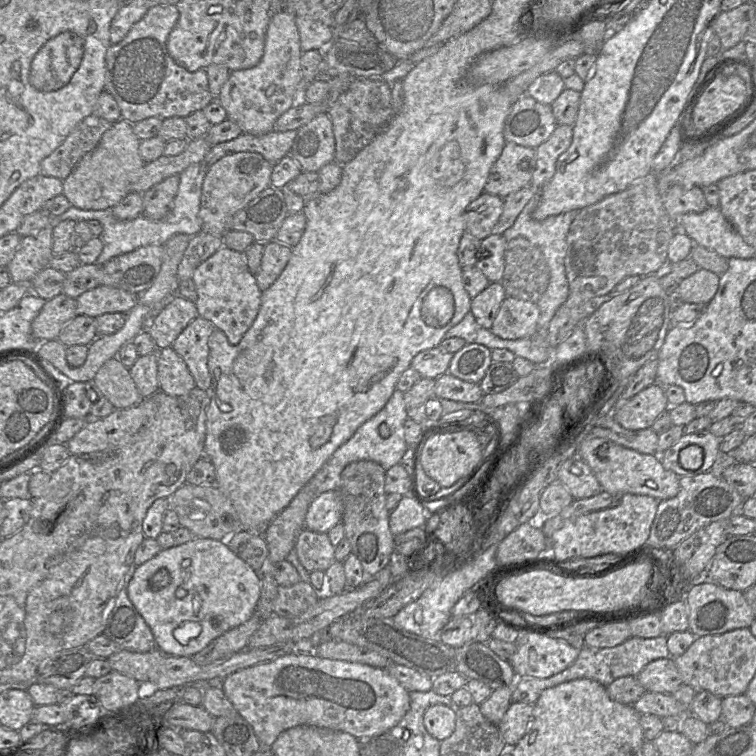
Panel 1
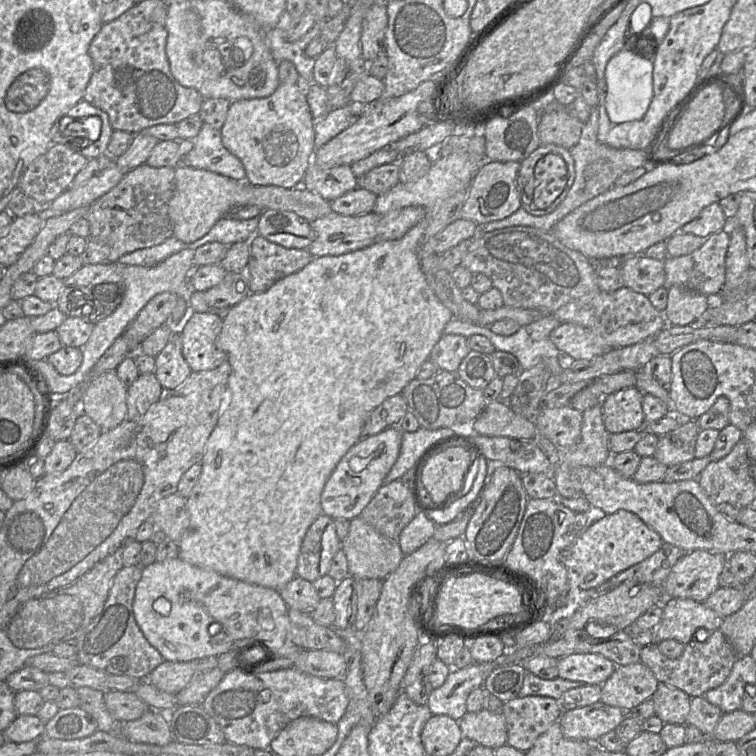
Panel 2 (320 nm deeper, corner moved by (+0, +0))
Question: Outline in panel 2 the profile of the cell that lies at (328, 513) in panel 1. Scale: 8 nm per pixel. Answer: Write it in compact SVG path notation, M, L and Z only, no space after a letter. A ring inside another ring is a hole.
M391 426L378 434L362 437L339 461L328 478L321 494L321 507L324 514L336 518L352 520L371 501L384 479L396 462L401 448L402 431Z

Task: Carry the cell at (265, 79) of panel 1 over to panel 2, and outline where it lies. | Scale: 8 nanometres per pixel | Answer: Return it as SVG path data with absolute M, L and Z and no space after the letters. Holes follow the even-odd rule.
M280 83L268 97L231 102L221 137L224 147L242 162L247 182L295 188L301 185L316 150L314 126L305 89Z

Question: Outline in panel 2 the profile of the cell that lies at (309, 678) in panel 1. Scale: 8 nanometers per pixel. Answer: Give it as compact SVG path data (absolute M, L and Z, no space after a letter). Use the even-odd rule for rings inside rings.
M239 667L225 674L201 705L219 725L226 742L263 750L270 748L272 740L292 720L302 716L311 716L337 723L345 714L348 704L349 697L343 679L316 677L295 667L262 673L251 673L245 667Z

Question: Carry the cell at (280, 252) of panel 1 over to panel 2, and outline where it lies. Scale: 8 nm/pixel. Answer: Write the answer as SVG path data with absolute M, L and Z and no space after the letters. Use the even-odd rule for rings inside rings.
M256 233L249 241L247 266L251 293L268 290L278 280L304 268L314 257L307 249L285 248Z

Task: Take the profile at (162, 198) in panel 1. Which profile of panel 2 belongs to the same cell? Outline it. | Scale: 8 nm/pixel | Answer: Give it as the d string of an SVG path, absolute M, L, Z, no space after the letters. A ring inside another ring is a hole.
M142 164L126 172L120 182L89 206L86 219L90 226L88 239L110 248L108 262L118 262L123 255L158 245L173 236L168 204L174 191L175 168L154 168Z

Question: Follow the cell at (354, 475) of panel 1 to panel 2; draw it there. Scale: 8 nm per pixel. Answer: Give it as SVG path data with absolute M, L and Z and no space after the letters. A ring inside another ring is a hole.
M356 579L357 615L353 625L356 631L363 633L370 622L382 585L383 580L379 579Z

